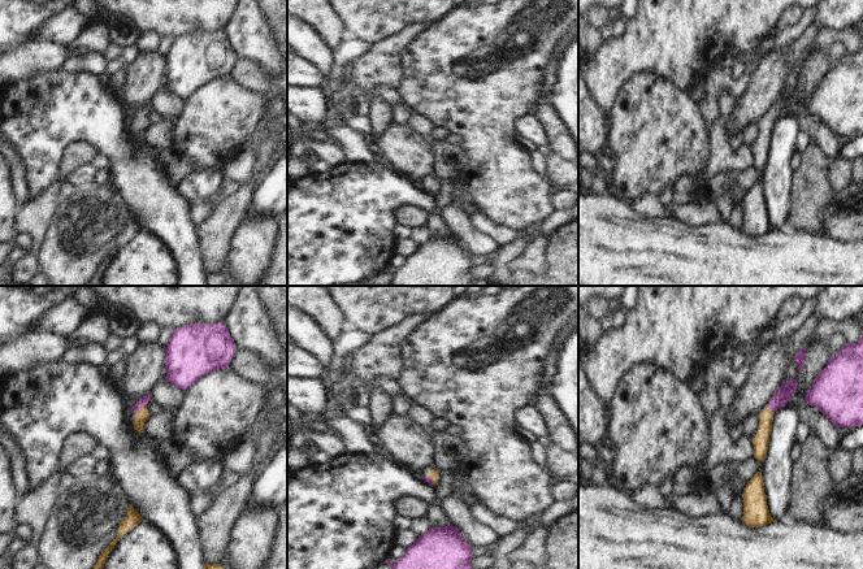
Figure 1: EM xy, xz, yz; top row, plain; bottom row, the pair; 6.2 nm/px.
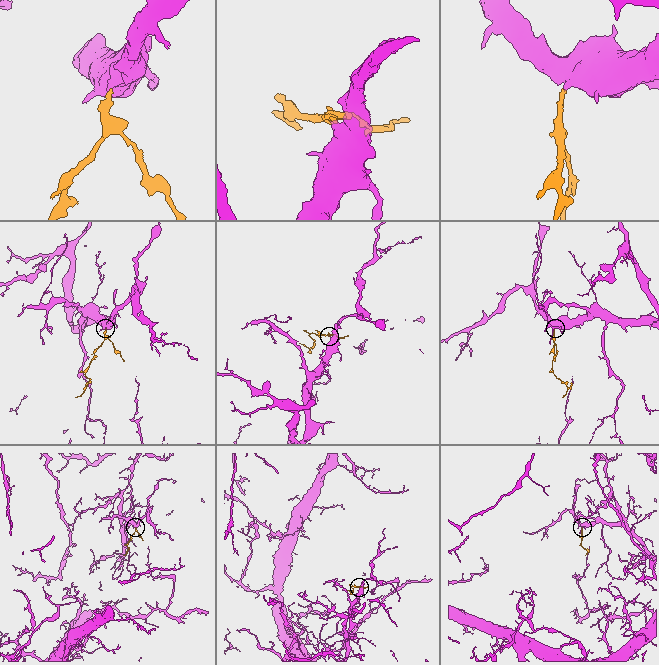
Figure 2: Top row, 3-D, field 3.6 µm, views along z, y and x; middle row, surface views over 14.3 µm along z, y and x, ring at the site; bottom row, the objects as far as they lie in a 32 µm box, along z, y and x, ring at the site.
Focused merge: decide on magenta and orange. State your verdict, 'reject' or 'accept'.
accept

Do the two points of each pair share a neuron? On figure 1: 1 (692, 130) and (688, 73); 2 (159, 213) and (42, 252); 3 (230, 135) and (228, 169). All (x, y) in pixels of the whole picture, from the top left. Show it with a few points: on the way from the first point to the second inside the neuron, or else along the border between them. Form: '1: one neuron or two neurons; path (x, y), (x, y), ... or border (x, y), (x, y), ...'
1: two neurons; border (660, 75), (672, 79), (688, 91)
2: two neurons; border (124, 205), (129, 212)
3: two neurons; border (251, 140), (247, 140), (217, 168)

